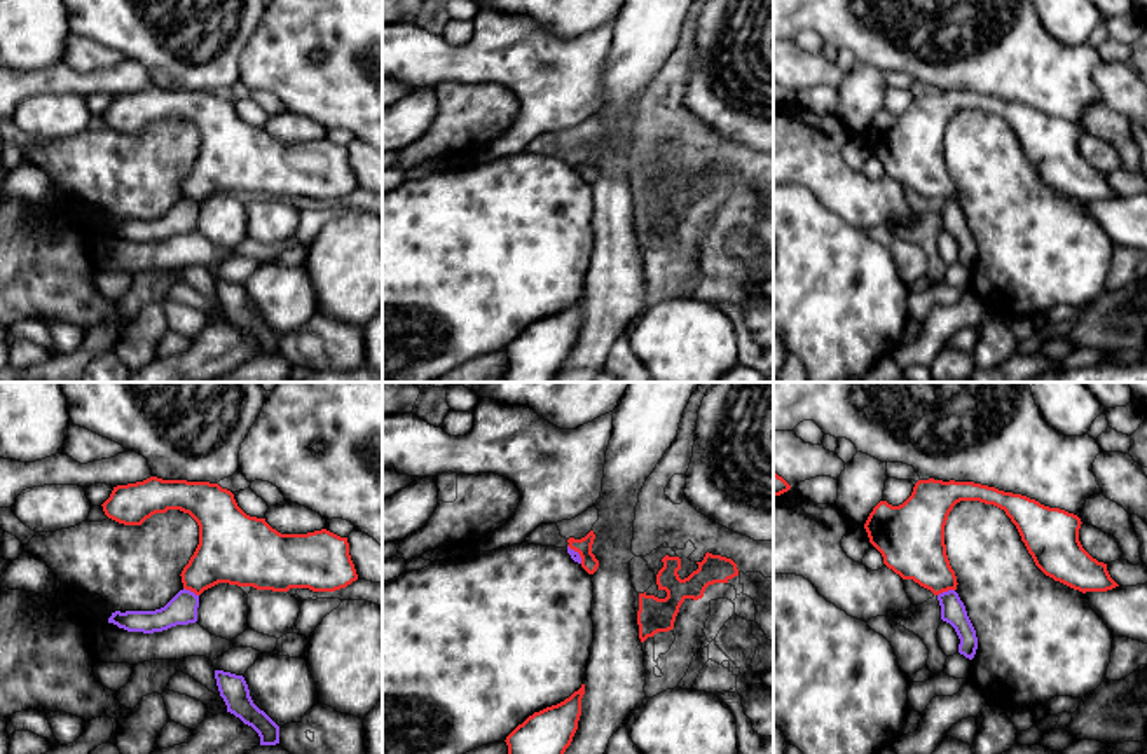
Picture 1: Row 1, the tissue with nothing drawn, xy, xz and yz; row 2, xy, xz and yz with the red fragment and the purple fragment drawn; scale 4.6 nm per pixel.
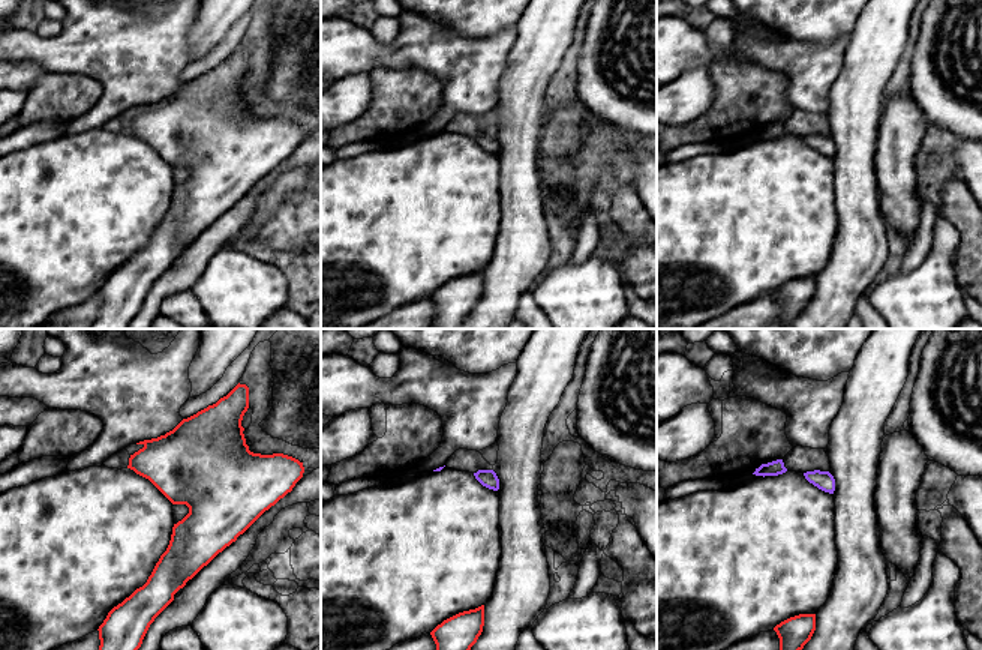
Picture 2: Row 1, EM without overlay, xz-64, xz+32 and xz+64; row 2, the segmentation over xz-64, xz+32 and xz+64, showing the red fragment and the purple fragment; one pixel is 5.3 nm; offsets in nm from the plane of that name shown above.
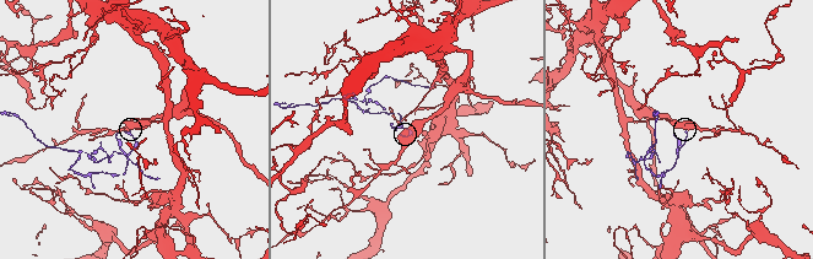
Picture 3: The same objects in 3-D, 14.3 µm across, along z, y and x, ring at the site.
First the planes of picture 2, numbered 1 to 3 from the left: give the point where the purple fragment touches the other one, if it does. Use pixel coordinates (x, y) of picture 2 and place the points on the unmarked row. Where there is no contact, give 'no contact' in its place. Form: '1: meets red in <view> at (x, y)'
1: no contact
2: no contact
3: no contact

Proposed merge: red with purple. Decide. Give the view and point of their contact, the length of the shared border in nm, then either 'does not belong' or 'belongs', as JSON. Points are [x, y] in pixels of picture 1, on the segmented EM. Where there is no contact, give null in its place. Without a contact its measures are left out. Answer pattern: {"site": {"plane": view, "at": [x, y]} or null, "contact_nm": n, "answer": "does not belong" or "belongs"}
{"site": {"plane": "yz", "at": [945, 590]}, "contact_nm": 90, "answer": "does not belong"}

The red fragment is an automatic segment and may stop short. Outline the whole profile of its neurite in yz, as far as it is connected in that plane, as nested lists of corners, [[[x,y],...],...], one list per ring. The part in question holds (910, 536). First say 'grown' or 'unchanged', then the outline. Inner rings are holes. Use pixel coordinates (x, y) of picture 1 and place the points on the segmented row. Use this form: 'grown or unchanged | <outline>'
unchanged | [[[918,480],[903,504],[880,501],[864,529],[889,569],[939,595],[957,590],[958,585],[946,555],[944,525],[960,501],[979,501],[1004,510],[1035,566],[1054,581],[1082,593],[1119,586],[1107,564],[1082,548],[1082,522],[1077,515],[974,482]]]

